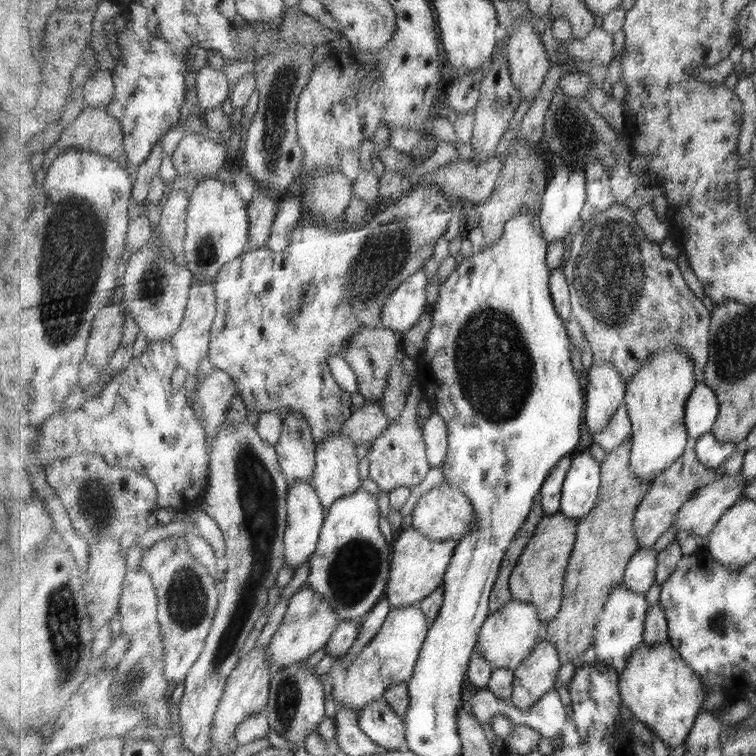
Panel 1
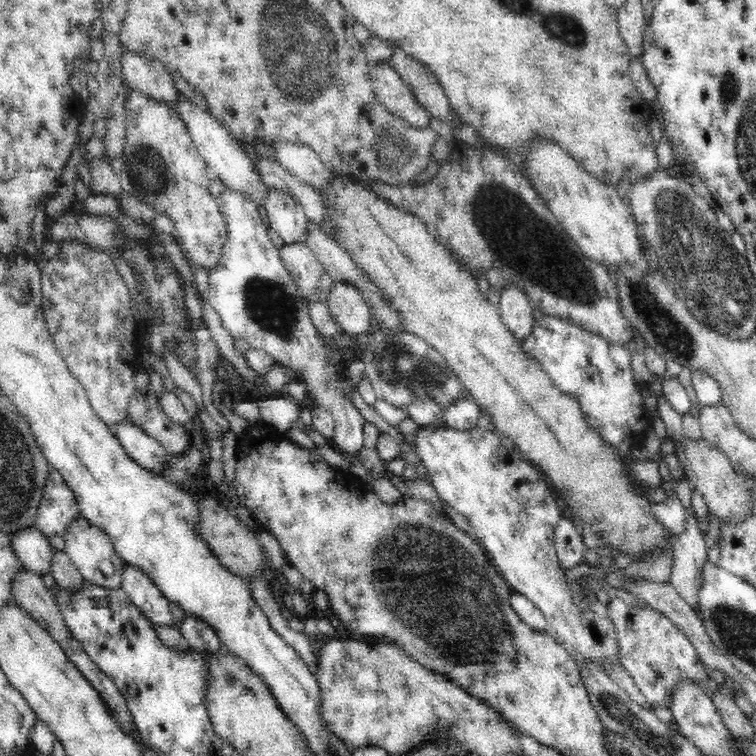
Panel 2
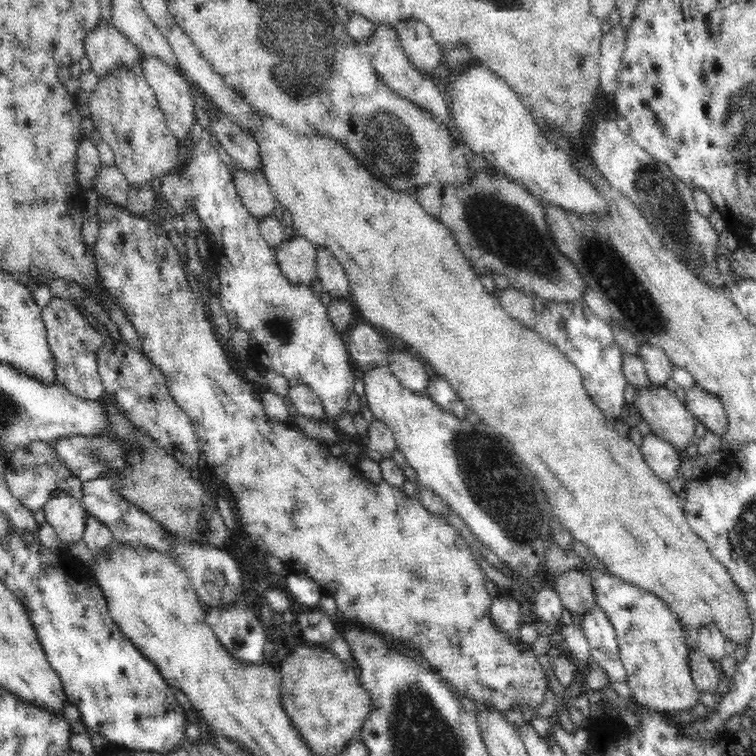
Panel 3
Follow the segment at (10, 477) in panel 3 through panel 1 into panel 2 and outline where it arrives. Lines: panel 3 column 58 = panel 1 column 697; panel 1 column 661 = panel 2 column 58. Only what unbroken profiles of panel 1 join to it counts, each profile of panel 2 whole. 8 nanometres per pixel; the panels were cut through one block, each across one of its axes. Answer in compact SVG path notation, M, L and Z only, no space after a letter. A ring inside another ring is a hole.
M49 468L50 480L46 482L44 494L40 500L35 526L46 537L66 534L68 525L76 517L82 517L74 492L64 483L54 468Z

